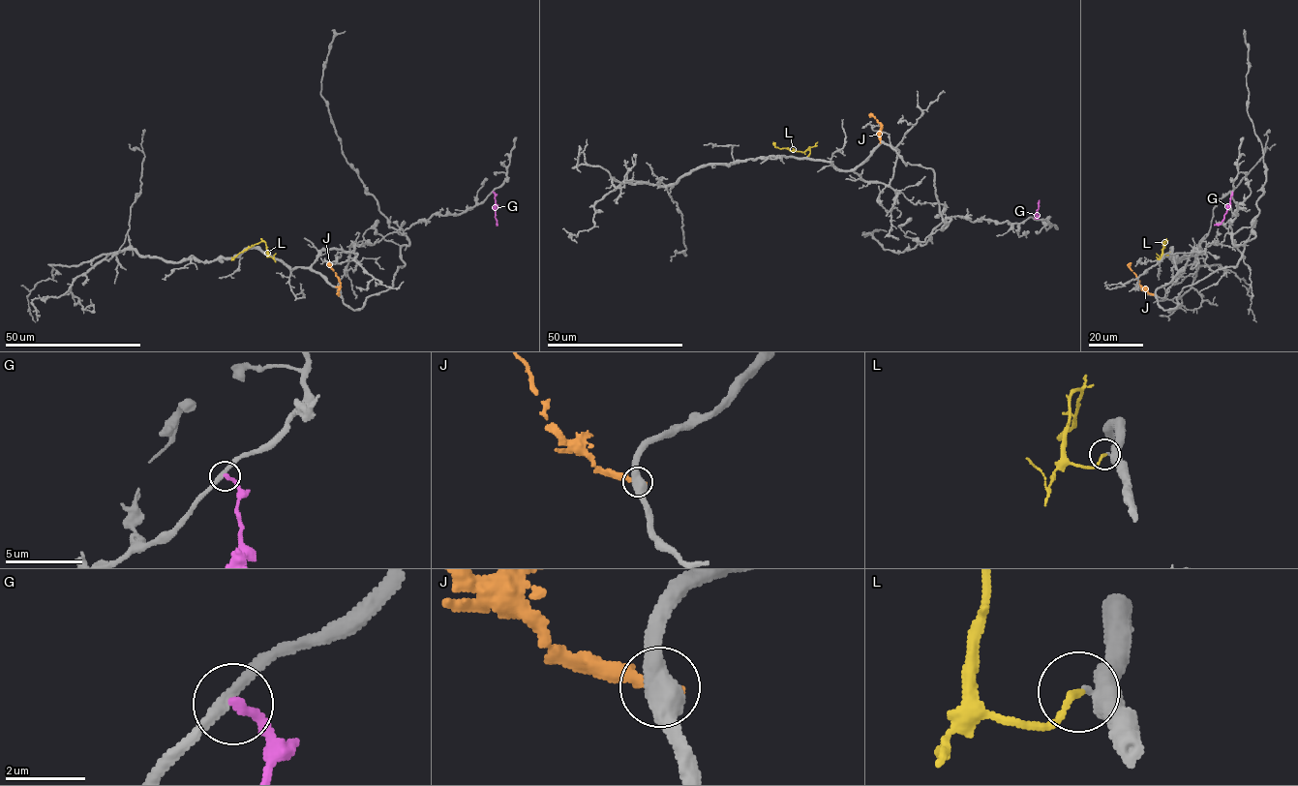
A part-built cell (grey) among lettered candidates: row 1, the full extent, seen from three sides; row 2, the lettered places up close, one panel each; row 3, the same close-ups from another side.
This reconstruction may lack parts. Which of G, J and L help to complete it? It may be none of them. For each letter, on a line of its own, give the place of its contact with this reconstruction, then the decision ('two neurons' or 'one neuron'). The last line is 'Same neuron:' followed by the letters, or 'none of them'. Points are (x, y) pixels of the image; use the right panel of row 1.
G: (1231, 192) | two neurons
J: (1156, 295) | two neurons
L: (1170, 253) | one neuron
Same neuron: L

